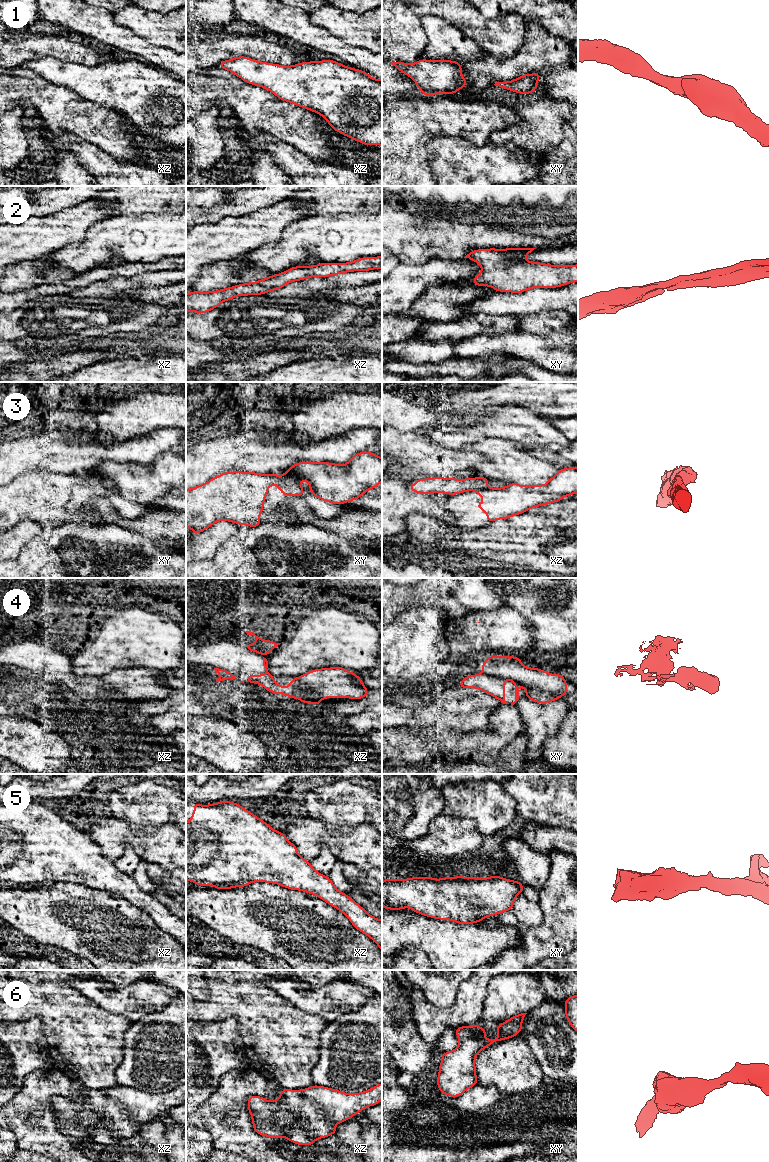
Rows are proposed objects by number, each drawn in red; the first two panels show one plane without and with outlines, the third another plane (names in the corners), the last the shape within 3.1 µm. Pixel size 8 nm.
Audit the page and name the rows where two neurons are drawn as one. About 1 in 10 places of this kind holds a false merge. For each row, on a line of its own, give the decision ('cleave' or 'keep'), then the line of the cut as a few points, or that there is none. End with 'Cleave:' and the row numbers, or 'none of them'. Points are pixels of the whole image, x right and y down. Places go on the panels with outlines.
1: keep; no cut
2: keep; no cut
3: cleave; cut in xy along (284, 475), (285, 479), (277, 485)
4: cleave; cut in xz along (296, 678), (308, 690), (321, 698)
5: keep; no cut
6: keep; no cut
Cleave: 3, 4

